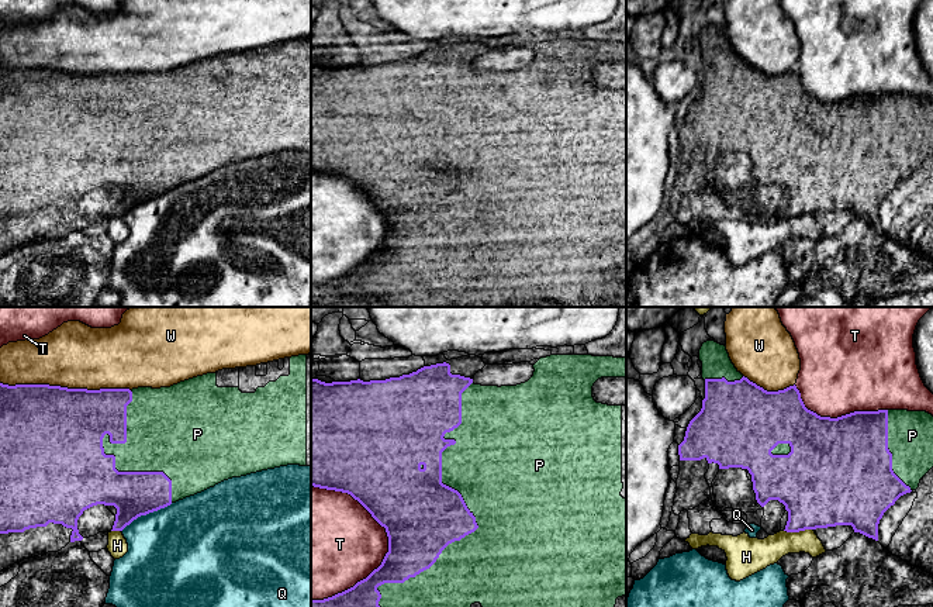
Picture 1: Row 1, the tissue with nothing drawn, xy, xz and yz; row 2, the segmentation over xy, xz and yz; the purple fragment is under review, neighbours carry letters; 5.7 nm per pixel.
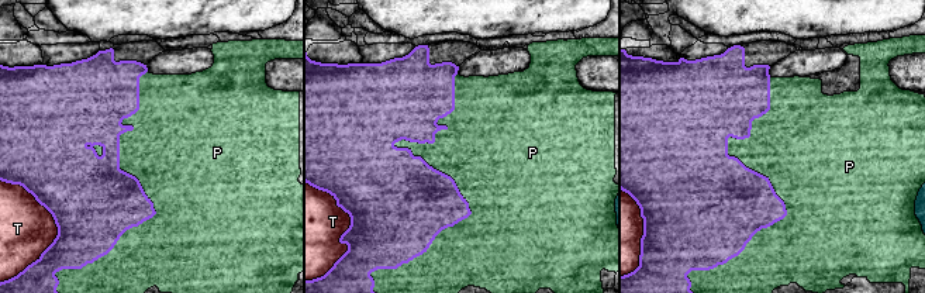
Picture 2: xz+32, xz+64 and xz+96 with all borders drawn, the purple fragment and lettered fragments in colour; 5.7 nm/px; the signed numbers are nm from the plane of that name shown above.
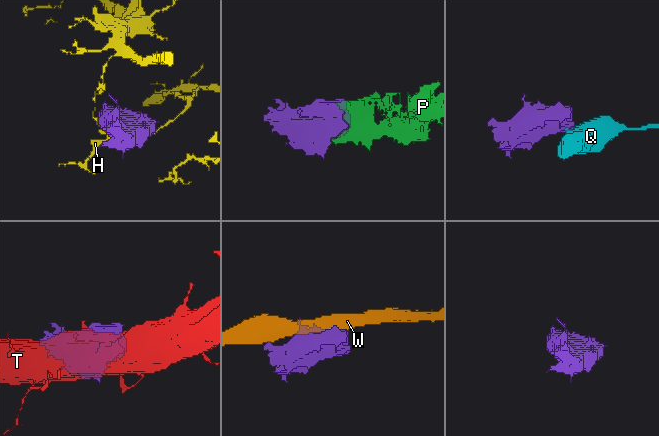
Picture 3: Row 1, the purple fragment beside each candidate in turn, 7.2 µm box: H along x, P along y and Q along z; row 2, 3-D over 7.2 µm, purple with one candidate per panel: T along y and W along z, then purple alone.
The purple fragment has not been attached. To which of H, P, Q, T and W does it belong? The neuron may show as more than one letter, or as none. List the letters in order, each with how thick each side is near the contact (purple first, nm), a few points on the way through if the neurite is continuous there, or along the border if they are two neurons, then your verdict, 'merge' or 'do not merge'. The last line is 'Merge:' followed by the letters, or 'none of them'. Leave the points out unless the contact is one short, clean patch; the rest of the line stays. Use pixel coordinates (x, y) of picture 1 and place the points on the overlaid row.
H: 400/160 nm | along yz (812, 528), (784, 531) | do not merge
P: 440/500 nm | merge
Q: 260/480 nm | along xy (172, 503), (138, 516), (121, 531) | do not merge
T: 440/420 nm | do not merge
W: 500/380 nm | do not merge
Merge: P

